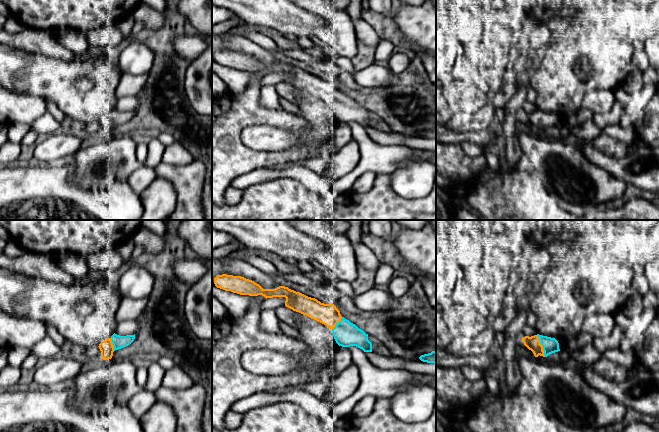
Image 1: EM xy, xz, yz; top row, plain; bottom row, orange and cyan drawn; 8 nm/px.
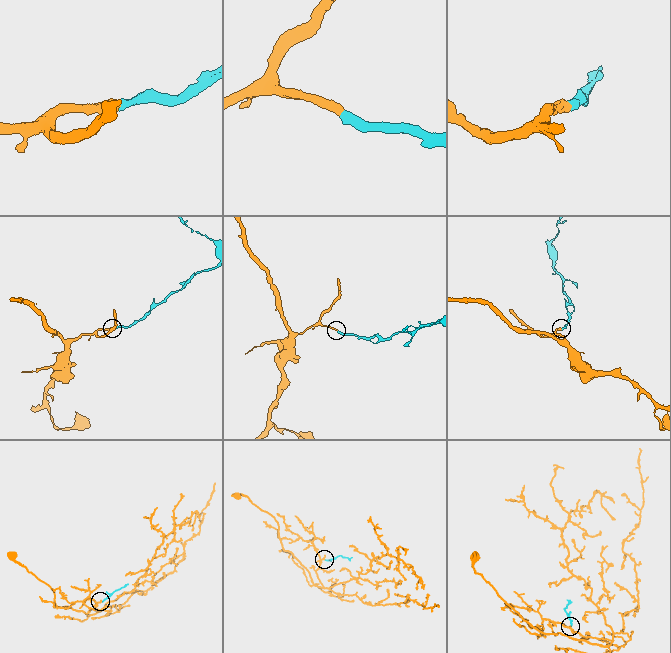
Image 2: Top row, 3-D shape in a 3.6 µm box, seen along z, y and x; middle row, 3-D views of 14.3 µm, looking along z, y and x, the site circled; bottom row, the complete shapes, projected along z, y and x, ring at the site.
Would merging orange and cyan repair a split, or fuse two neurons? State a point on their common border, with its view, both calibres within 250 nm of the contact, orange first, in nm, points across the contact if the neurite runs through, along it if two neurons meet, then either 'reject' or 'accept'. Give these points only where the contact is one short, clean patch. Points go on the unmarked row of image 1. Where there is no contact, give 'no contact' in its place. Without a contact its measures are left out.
yz (542, 122) | 110/130 nm | accept

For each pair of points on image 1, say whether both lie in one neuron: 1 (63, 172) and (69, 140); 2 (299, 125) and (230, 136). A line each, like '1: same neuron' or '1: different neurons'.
1: different neurons
2: same neuron

